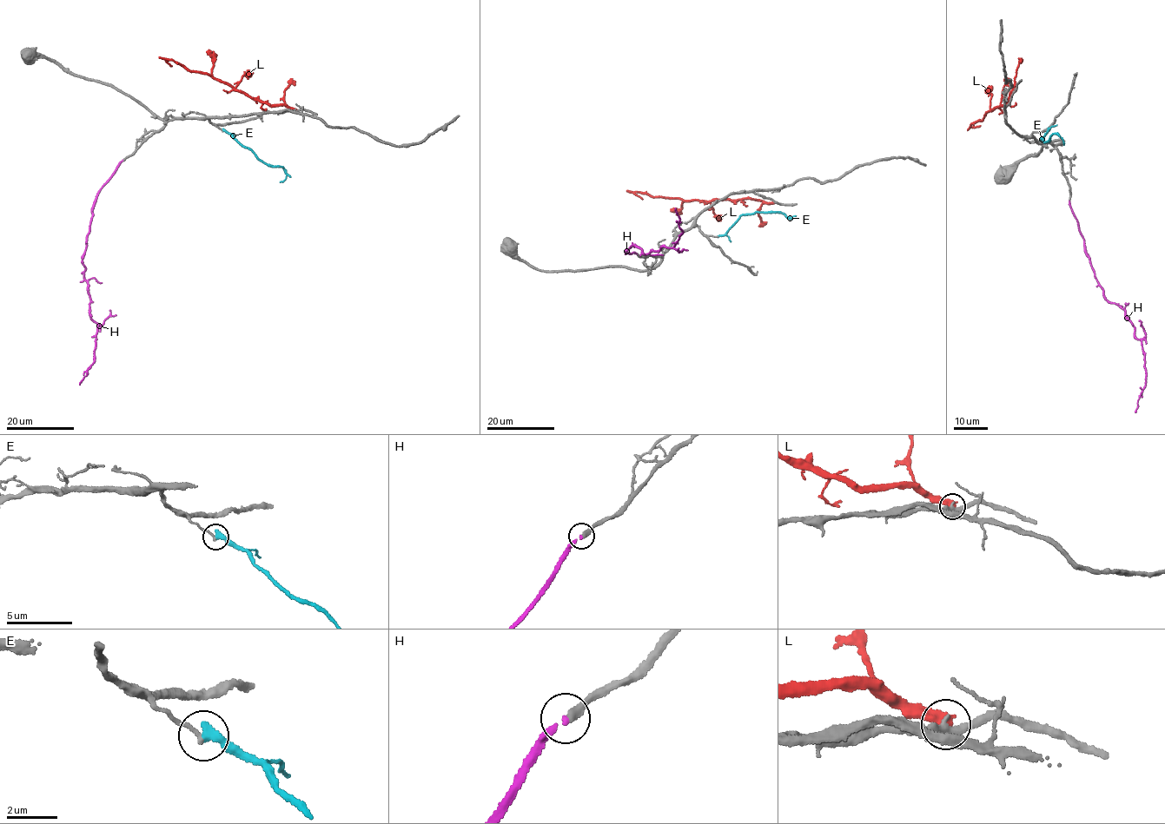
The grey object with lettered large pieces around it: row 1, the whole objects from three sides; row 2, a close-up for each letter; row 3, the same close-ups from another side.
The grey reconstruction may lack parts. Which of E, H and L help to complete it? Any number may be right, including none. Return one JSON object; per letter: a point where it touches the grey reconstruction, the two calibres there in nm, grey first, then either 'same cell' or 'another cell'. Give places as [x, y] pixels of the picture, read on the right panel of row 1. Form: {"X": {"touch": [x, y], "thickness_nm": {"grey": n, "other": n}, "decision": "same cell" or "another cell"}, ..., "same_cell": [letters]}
{"E": {"touch": [1049, 129], "thickness_nm": {"grey": 160, "other": 340}, "decision": "another cell"}, "H": {"touch": [1069, 200], "thickness_nm": {"grey": 260, "other": 180}, "decision": "same cell"}, "L": {"touch": [1016, 89], "thickness_nm": {"grey": 280, "other": 440}, "decision": "another cell"}, "same_cell": ["H"]}

